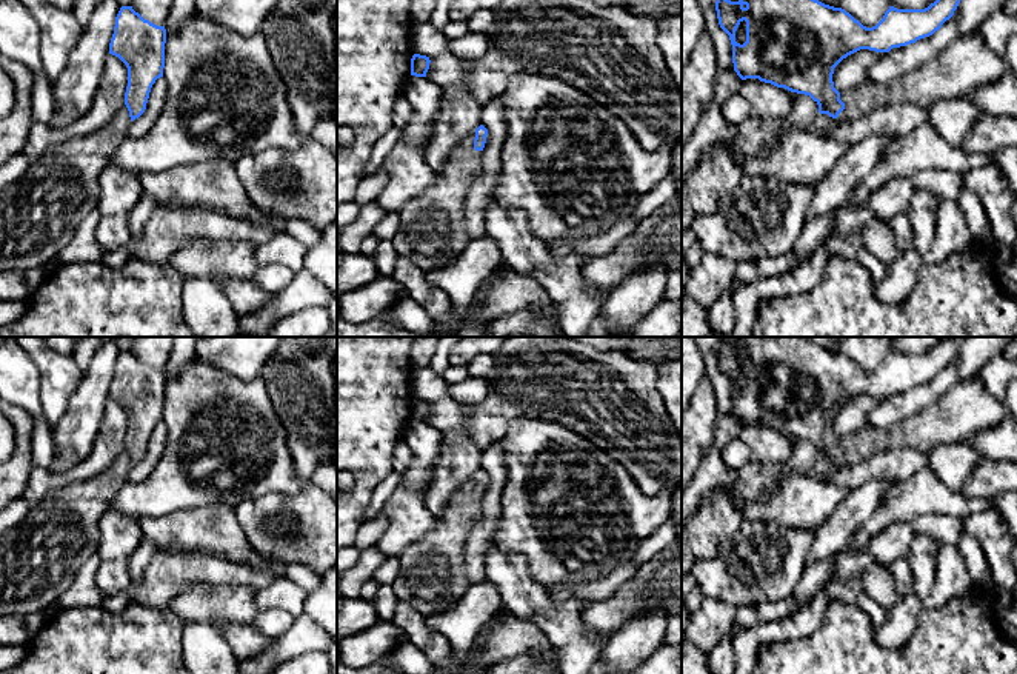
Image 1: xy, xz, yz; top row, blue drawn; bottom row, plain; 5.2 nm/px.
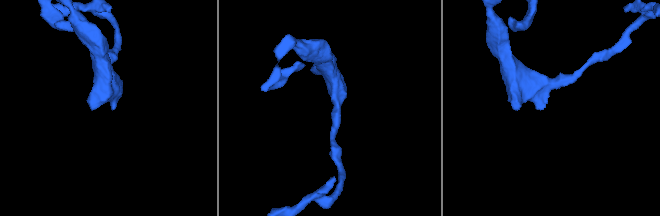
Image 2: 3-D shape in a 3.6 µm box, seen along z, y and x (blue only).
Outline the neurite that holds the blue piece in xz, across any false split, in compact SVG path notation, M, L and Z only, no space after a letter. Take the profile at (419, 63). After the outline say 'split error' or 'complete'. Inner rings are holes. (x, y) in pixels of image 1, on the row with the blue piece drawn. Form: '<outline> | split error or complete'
M414 54L411 58L411 75L426 77L426 72L429 69L429 63L431 63L429 57Z | complete

